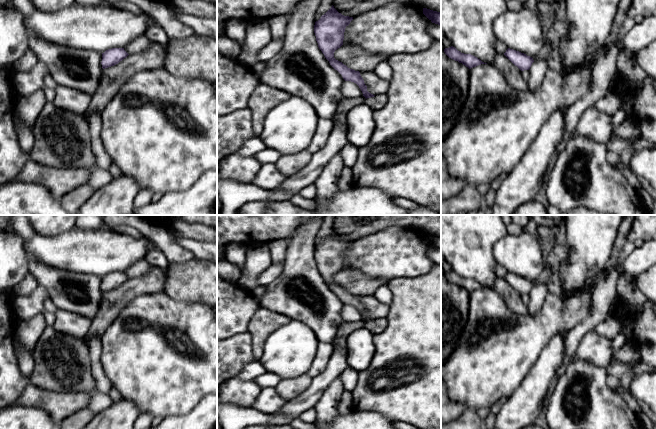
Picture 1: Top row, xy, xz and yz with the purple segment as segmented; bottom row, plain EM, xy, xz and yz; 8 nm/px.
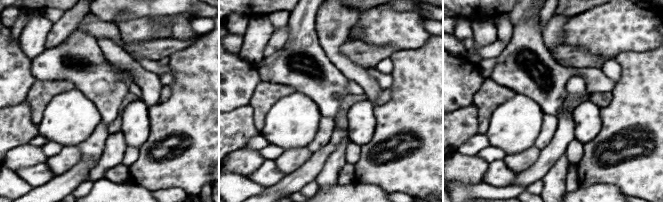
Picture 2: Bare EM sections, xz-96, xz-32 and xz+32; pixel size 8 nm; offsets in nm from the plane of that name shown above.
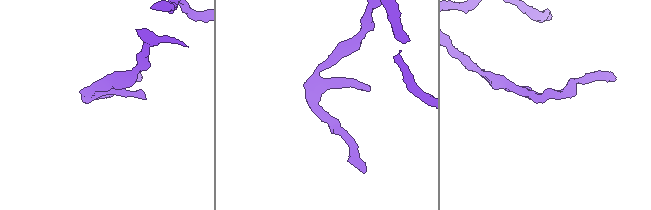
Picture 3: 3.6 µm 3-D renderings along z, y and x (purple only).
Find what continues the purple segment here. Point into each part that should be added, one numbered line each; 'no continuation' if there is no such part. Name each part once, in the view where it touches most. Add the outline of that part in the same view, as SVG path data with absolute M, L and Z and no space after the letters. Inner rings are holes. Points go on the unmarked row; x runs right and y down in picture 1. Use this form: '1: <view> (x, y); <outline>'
no continuation

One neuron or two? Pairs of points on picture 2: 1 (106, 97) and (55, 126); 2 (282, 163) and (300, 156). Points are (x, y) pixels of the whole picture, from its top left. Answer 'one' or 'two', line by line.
1: two
2: one

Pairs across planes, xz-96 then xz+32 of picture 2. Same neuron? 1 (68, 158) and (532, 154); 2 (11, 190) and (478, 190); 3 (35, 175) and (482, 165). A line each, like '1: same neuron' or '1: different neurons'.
1: same neuron
2: same neuron
3: different neurons

